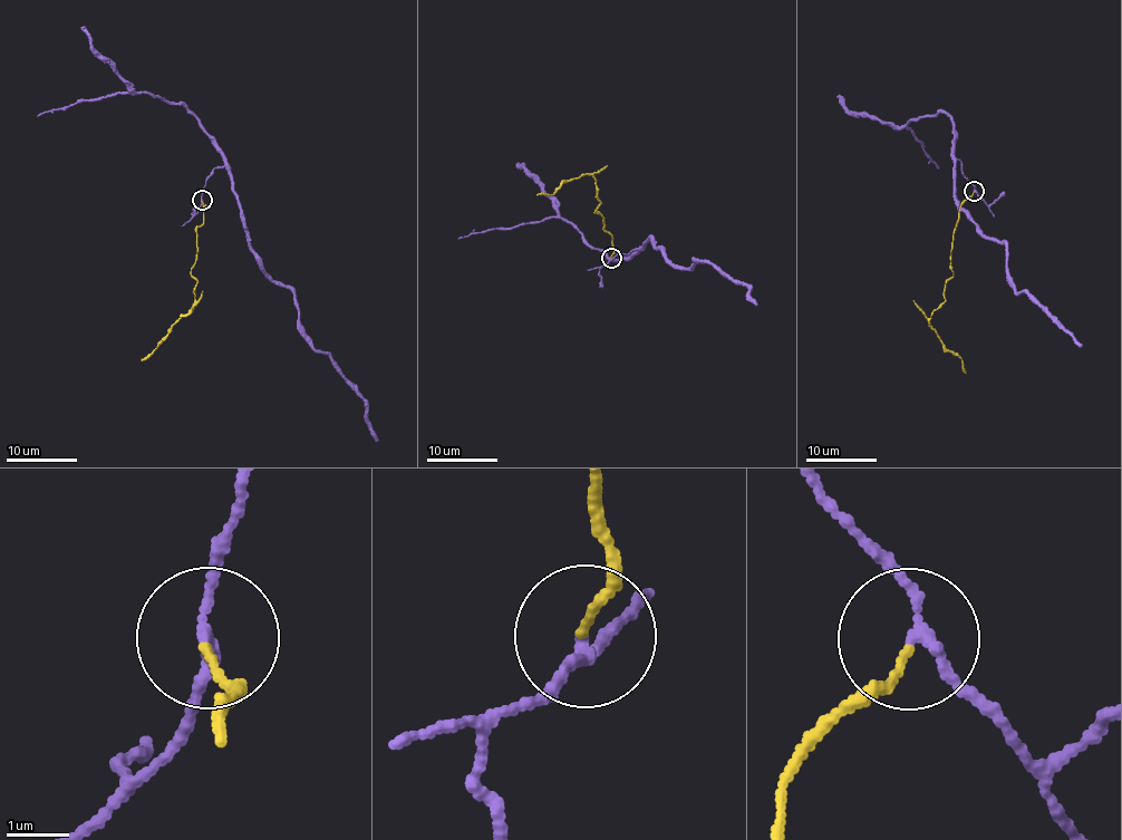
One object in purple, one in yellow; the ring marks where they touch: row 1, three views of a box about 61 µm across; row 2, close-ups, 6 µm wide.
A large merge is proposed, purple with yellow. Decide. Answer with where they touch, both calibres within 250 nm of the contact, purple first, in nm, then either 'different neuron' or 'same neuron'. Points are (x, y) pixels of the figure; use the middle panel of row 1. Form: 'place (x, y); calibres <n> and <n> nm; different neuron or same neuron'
place (611, 258); calibres 160 and 110 nm; different neuron

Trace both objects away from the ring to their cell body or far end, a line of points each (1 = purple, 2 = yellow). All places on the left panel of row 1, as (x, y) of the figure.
1: (201, 201), (208, 176), (224, 167), (248, 243), (272, 280), (293, 292), (300, 331), (363, 399), (376, 442)
2: (201, 201), (203, 223), (196, 229), (197, 259), (191, 277), (196, 281), (194, 306), (142, 361)

